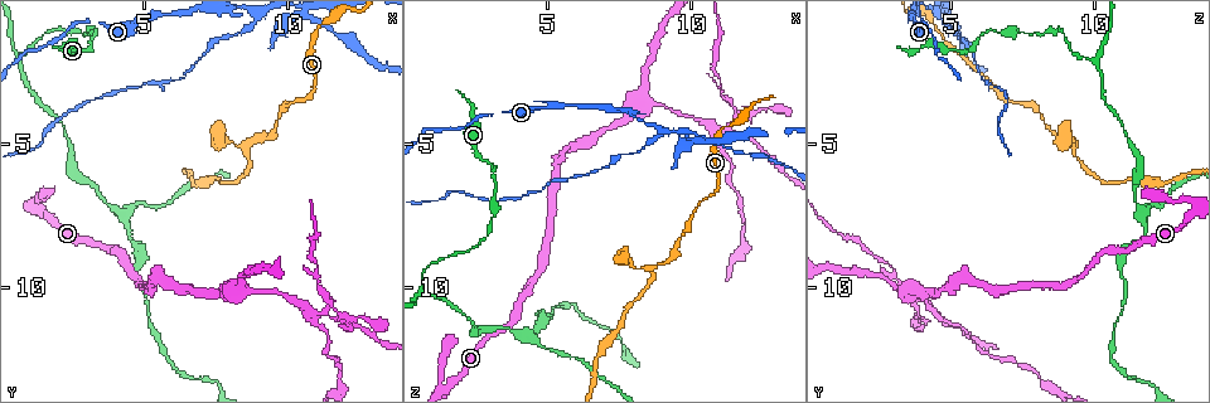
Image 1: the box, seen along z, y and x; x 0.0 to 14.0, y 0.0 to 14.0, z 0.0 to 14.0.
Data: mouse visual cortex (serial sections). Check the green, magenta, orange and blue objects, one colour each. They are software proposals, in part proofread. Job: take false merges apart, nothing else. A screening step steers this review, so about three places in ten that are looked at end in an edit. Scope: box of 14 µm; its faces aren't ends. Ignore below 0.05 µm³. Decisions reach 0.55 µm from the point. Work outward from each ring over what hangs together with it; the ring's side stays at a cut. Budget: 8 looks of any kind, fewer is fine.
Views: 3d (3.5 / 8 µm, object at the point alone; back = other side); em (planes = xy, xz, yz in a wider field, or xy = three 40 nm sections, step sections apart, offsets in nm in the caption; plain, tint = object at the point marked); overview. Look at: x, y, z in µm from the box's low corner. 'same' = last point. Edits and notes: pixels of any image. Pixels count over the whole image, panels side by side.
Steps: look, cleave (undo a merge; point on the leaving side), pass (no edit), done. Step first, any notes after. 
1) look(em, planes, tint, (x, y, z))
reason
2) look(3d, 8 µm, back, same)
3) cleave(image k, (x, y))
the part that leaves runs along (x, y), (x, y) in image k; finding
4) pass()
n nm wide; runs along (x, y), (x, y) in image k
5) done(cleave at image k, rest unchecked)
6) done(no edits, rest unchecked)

look(3d, 3.5 µm, (8.3, 10.0, 3.4))

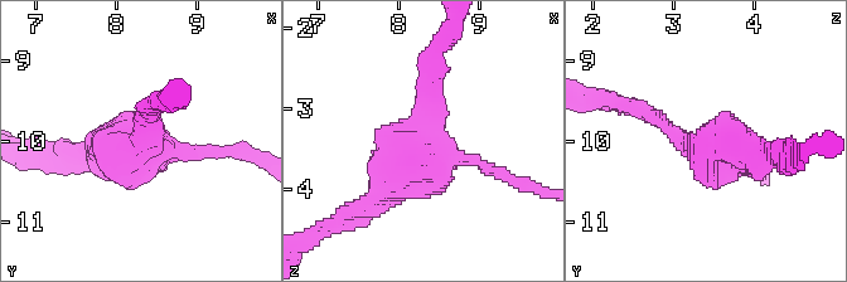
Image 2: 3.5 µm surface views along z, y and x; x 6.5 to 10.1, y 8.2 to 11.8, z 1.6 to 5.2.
look(em, xy, step 3, tint, (8.25, 10.05, 3.35))
shape alone is not enough

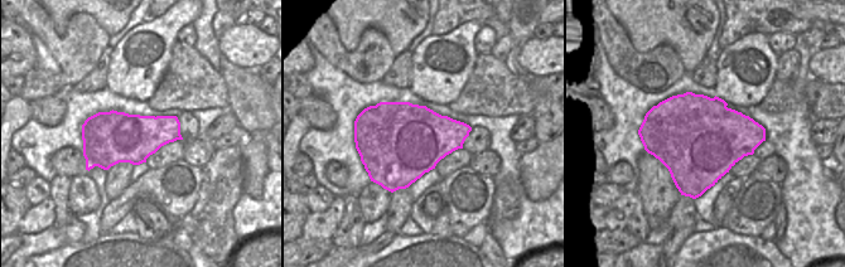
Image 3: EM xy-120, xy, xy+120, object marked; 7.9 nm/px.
pass()
one cell here

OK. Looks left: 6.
look(3d, 3.5 µm, (10.7, 10.9, 4.5))
four-way junction

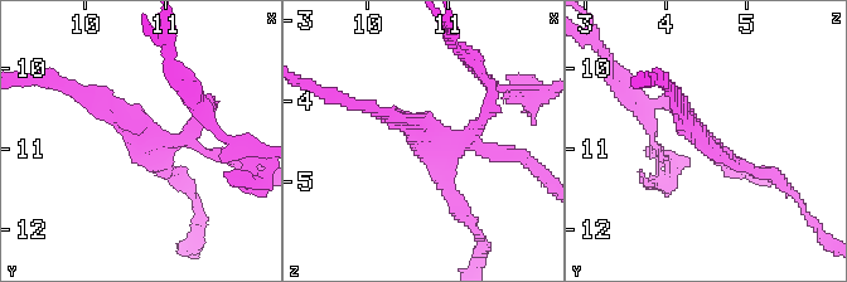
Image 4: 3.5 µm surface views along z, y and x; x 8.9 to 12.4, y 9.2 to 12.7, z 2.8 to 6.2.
look(em, xy, step 1, tint, (10.80, 10.85, 4.45))

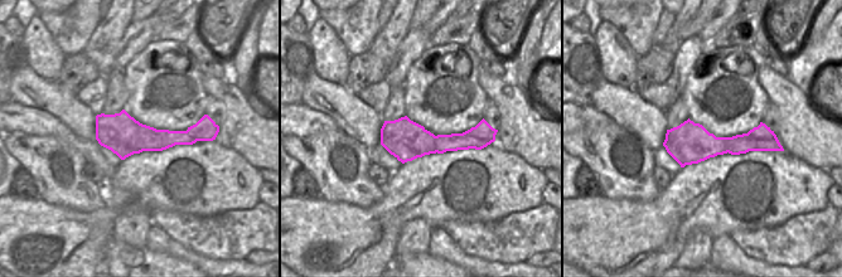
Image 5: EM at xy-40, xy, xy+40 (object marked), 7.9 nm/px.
cleave(image 4, (450, 188))
arms of 150, 150, 150, 200 nm; the part that leaves runs along (437, 141), (464, 141), (492, 111), (479, 69) in image 4; two cells meet here

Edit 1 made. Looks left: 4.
look(3d, 3.5 µm, (4.4, 7.5, 11.6))
three arms meet

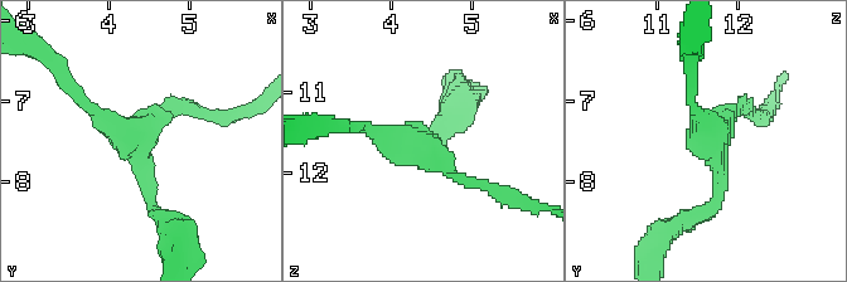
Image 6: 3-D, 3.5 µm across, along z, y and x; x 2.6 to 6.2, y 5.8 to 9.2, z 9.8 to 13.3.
look(em, xy, step 5, tint, (4.30, 7.50, 11.65))
3 arms; arms of 150, 150, 150 nm

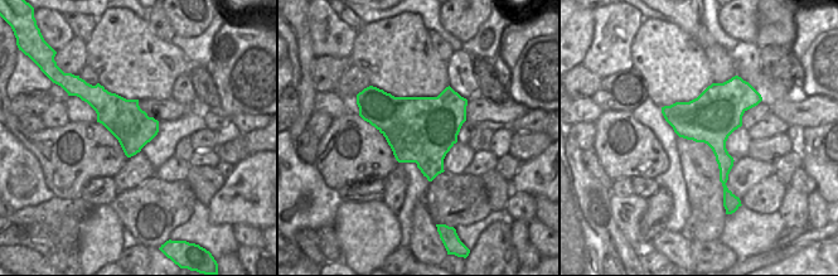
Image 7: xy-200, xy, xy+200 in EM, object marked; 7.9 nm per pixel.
pass()
runs along (71, 87), (132, 141), (155, 212) in image 6; continuous, no second cell

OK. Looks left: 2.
done(cleave at image 4, rest unchecked)

